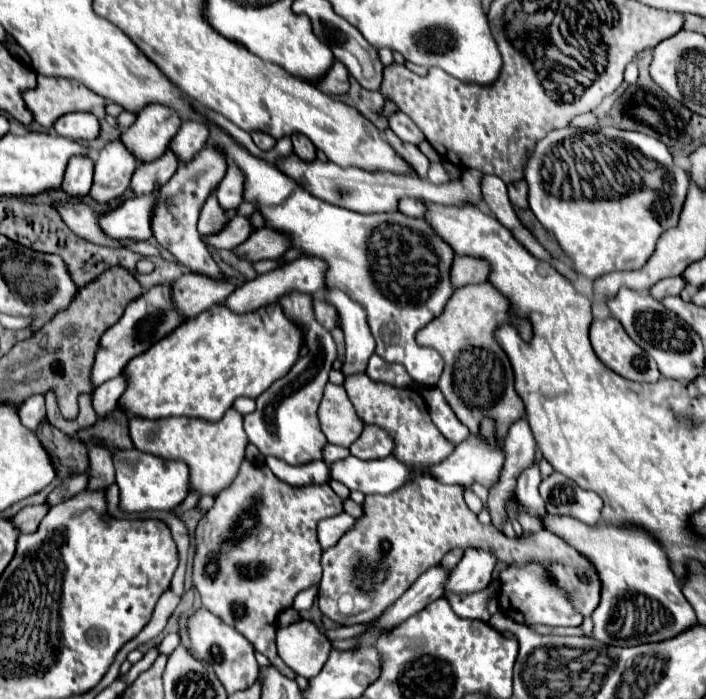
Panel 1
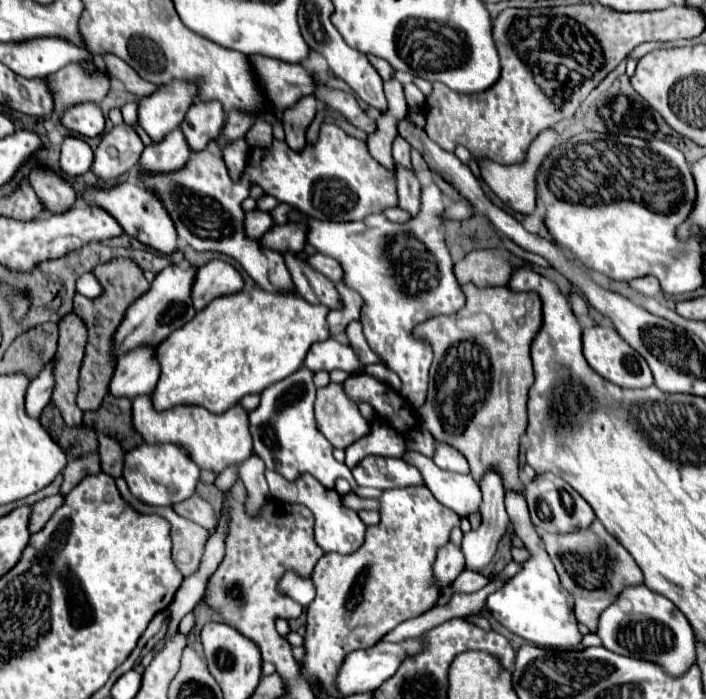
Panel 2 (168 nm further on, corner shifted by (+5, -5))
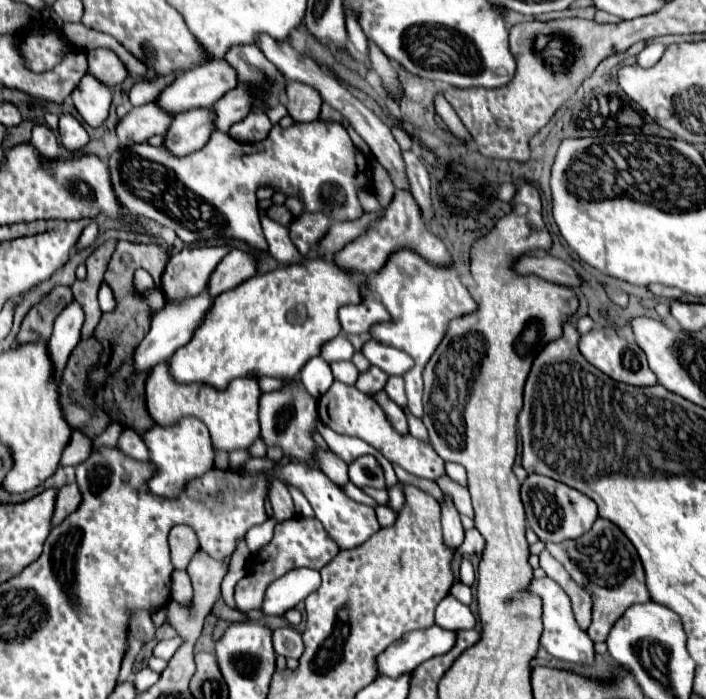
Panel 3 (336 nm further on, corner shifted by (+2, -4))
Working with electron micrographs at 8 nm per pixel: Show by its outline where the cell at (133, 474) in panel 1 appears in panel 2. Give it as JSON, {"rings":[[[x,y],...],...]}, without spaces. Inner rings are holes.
{"rings":[[[139,445],[125,455],[123,477],[129,483],[131,493],[149,505],[175,505],[189,499],[199,481],[199,469],[189,461],[189,453],[179,445]]]}

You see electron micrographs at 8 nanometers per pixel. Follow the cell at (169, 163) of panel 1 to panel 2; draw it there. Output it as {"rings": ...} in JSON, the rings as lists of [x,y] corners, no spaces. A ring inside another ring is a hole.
{"rings":[[[175,129],[173,133],[165,135],[159,143],[145,147],[141,161],[139,161],[139,167],[143,171],[151,171],[151,173],[177,171],[189,161],[191,153],[193,151],[189,149],[185,135],[181,135],[181,131]]]}

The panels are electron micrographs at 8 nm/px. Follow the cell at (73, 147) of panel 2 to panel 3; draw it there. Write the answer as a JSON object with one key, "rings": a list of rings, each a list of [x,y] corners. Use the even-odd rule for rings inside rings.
{"rings":[[[60,116],[60,140],[64,144],[64,148],[70,154],[76,154],[80,150],[84,150],[84,146],[90,142],[88,132],[82,128],[82,124],[74,118],[74,116]]]}

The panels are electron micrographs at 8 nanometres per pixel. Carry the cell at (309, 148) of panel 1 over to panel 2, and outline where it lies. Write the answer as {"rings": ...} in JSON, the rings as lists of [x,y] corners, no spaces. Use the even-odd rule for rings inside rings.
{"rings":[[[311,95],[301,97],[301,101],[283,111],[285,141],[293,151],[301,151],[305,147],[305,133],[307,127],[313,123],[315,113],[317,113],[317,101]]]}

